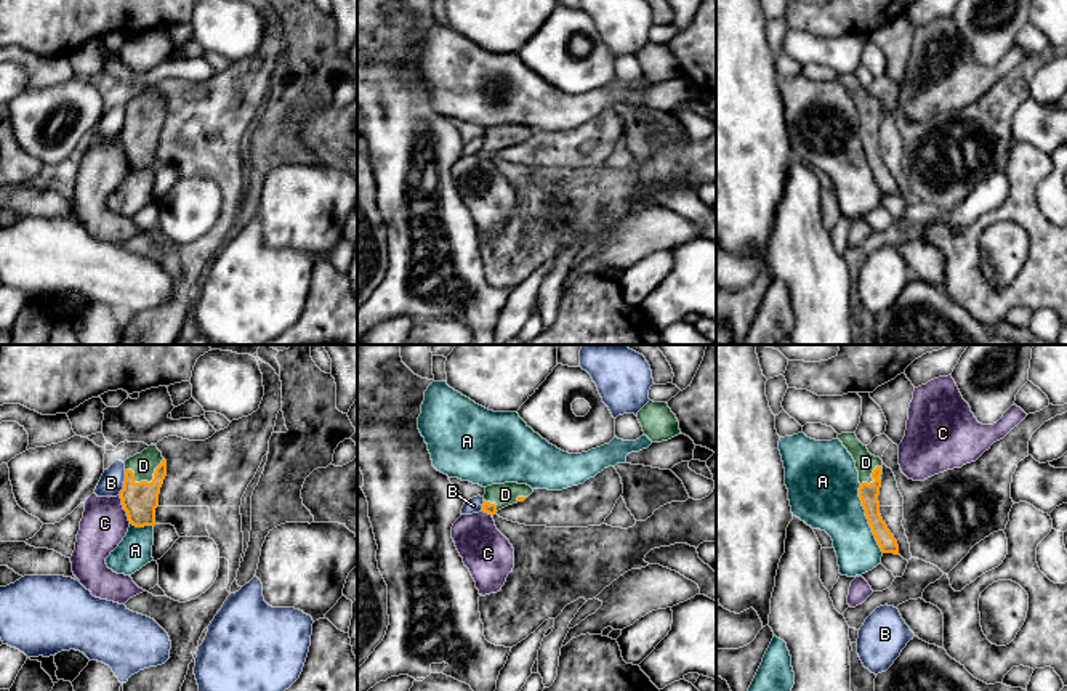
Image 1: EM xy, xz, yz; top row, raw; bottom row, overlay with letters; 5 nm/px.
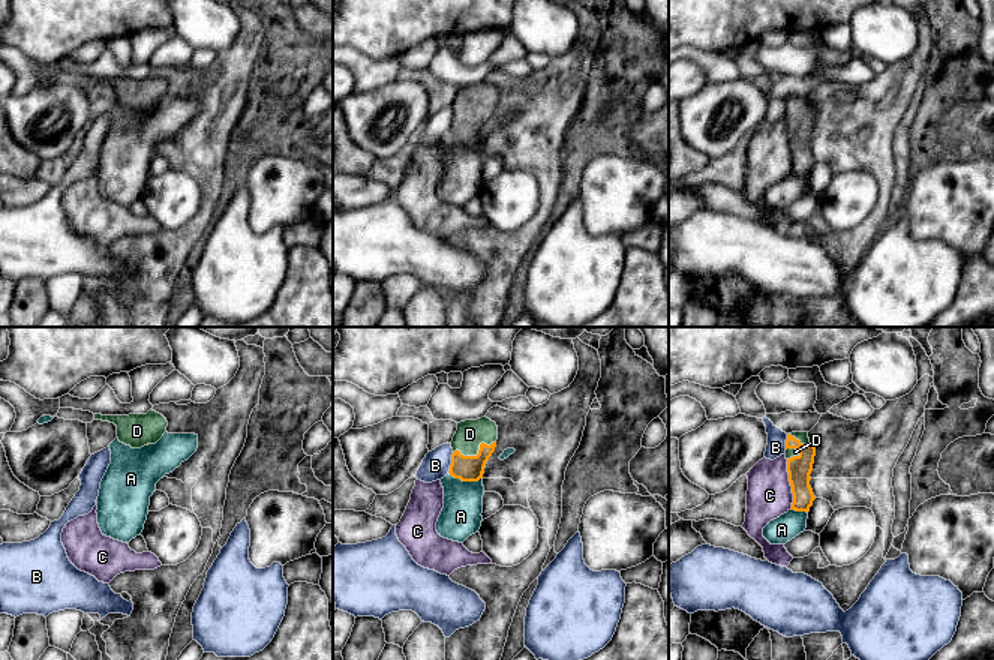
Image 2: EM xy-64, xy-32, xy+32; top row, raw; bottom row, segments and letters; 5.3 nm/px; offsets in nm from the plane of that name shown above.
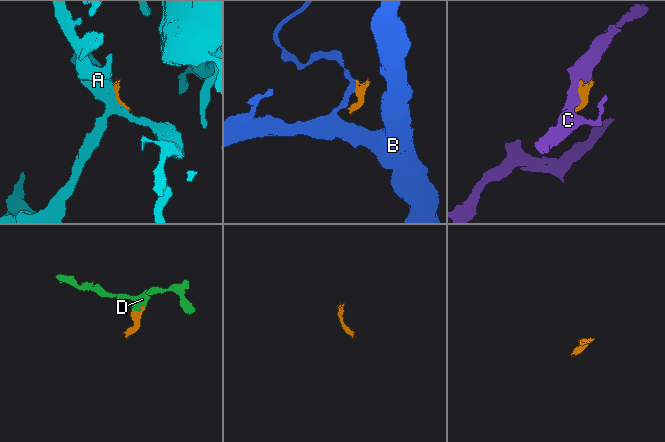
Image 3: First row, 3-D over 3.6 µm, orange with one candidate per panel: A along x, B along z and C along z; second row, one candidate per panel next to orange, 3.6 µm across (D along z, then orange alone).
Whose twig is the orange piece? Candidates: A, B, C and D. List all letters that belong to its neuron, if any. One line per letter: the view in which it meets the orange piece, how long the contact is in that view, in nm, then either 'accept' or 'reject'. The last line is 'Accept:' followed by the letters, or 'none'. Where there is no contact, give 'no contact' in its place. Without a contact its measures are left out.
A: yz | 360 nm | reject
B: xy | 130 nm | reject
C: xy | 160 nm | reject
D: xy | 200 nm | accept
Accept: D

